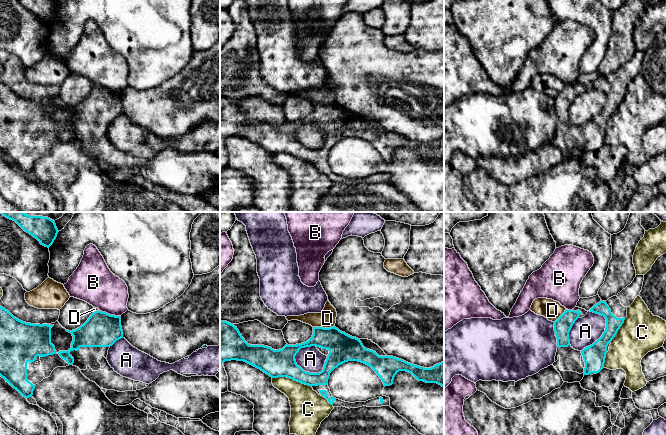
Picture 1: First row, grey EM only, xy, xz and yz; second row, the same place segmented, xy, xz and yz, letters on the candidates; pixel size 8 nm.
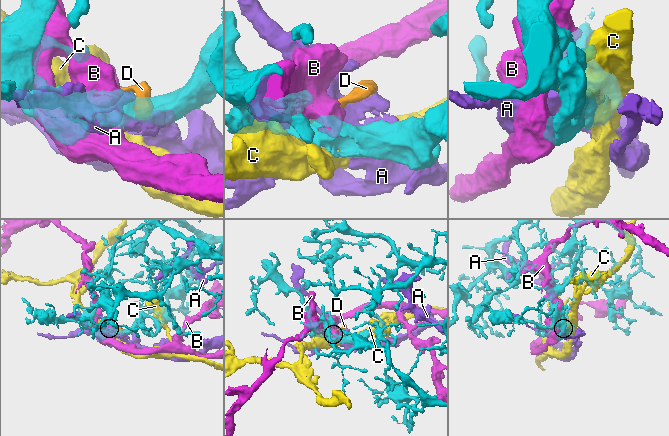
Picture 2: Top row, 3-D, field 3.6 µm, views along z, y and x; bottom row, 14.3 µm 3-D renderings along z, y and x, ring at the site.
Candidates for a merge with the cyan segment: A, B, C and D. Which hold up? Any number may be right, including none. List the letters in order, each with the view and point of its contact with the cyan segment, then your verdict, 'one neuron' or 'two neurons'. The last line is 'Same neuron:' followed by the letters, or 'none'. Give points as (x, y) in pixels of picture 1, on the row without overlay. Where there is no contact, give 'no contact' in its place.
A: contact xz (313, 149); two neurons
B: contact xy (109, 90); two neurons
C: contact xz (292, 154); two neurons
D: contact xz (322, 103); one neuron
Same neuron: D

